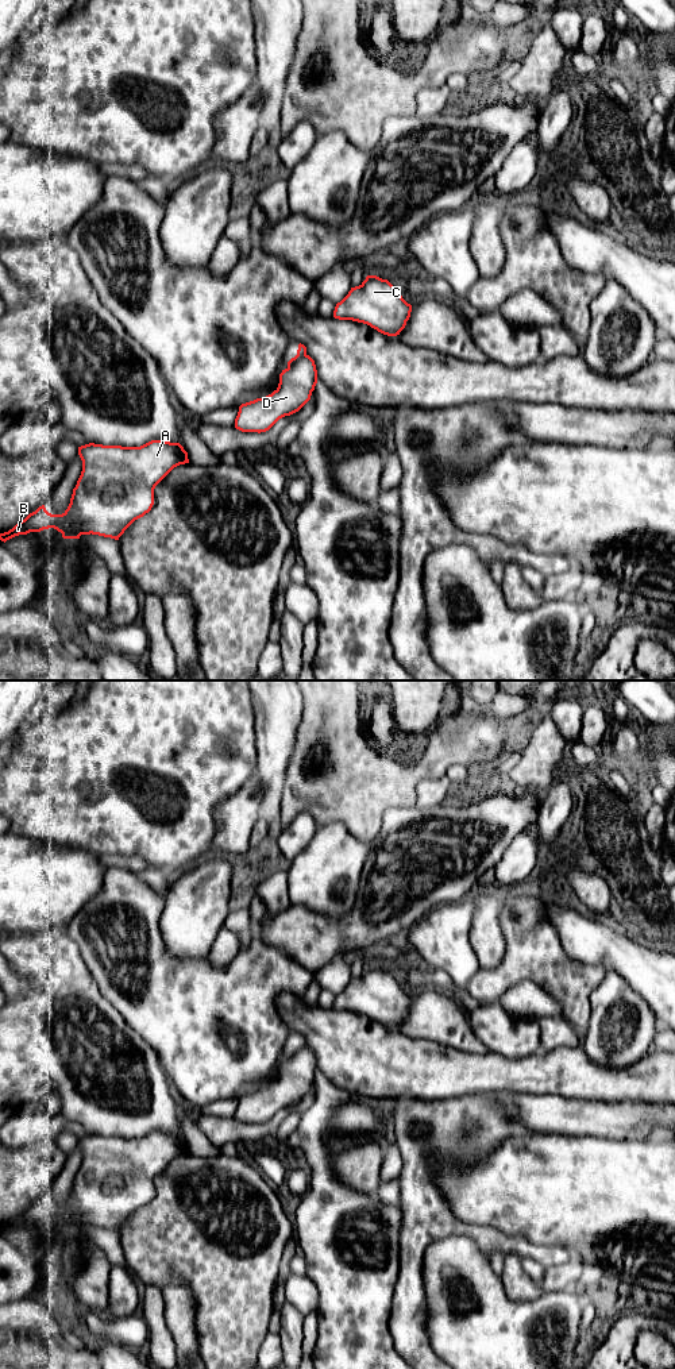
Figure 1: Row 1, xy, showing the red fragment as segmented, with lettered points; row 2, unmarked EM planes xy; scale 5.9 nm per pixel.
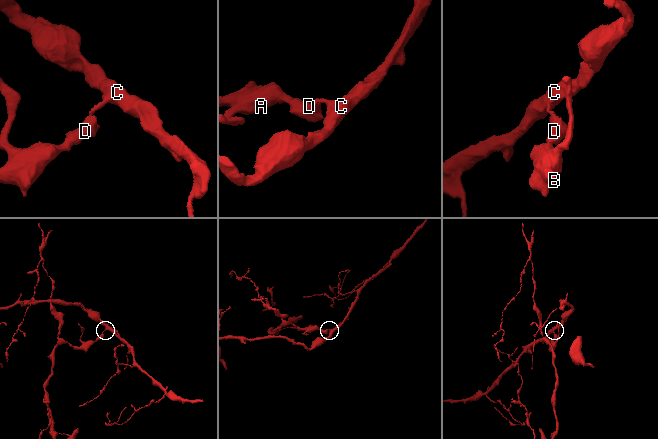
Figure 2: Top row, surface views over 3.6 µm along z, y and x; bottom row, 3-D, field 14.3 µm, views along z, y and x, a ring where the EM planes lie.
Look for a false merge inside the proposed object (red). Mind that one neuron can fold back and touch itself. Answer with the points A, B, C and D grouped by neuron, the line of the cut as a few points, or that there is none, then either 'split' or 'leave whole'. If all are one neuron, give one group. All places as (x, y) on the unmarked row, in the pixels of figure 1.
A B D / C; cut in xy along (305, 1045), (288, 1059); split

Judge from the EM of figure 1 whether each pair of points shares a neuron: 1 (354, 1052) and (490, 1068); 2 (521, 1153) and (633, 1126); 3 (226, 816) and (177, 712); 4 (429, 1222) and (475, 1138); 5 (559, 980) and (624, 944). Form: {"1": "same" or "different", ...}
{"1": "same", "2": "different", "3": "different", "4": "same", "5": "different"}

